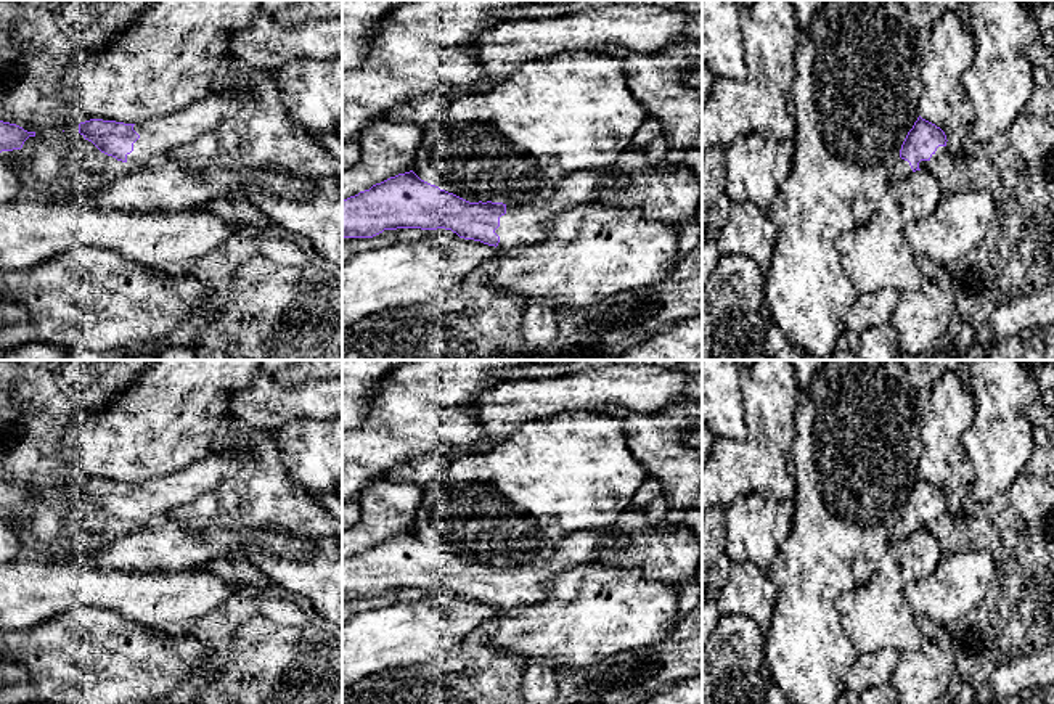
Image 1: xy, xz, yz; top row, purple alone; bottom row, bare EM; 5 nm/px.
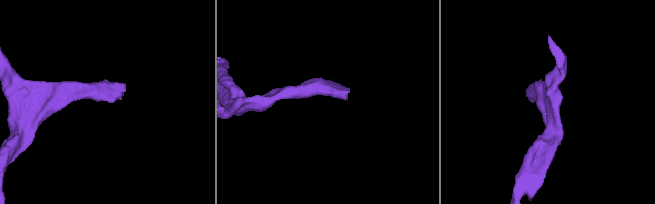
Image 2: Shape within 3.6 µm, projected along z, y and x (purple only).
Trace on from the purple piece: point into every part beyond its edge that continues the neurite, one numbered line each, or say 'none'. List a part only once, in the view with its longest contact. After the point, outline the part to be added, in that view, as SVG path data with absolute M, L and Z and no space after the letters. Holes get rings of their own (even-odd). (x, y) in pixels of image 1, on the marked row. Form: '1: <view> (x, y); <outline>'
1: xz (522, 224); M578 170L564 177L556 193L533 204L506 204L495 233L500 236L501 252L535 244L549 235L553 219L567 207L585 203L599 203L599 191L611 182L623 185L625 178L609 177L606 170Z

